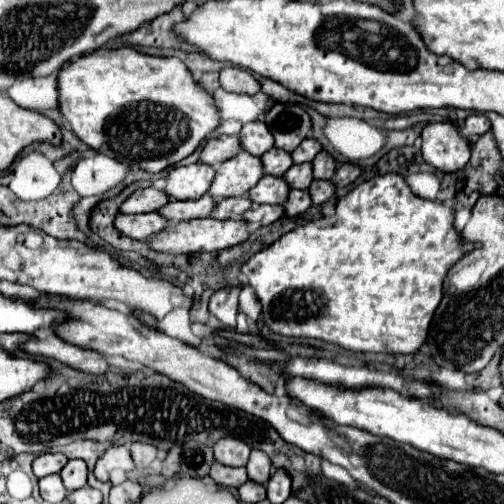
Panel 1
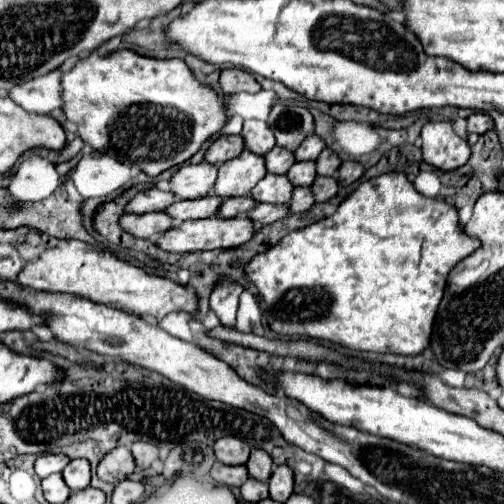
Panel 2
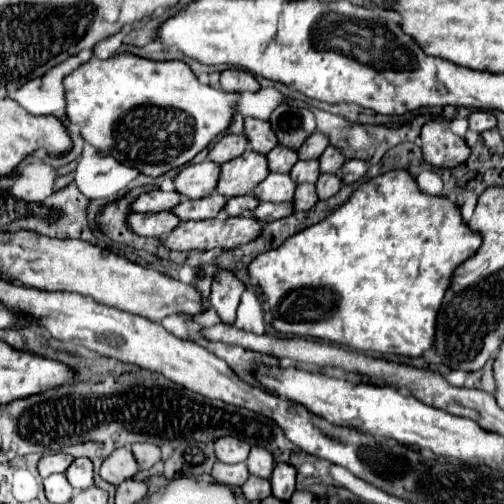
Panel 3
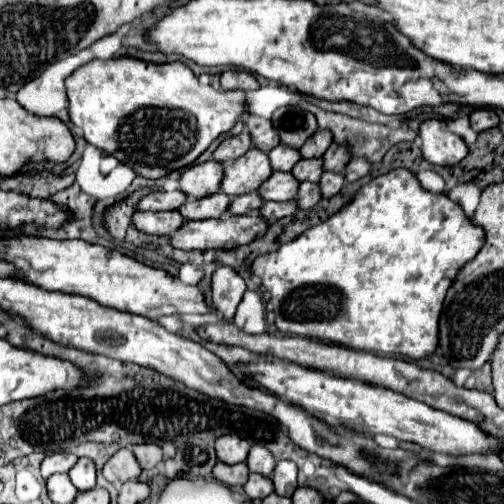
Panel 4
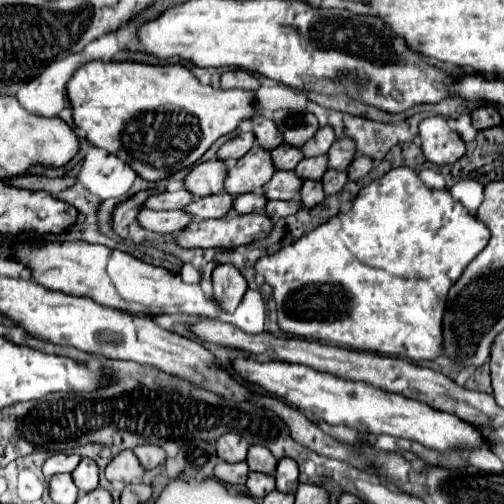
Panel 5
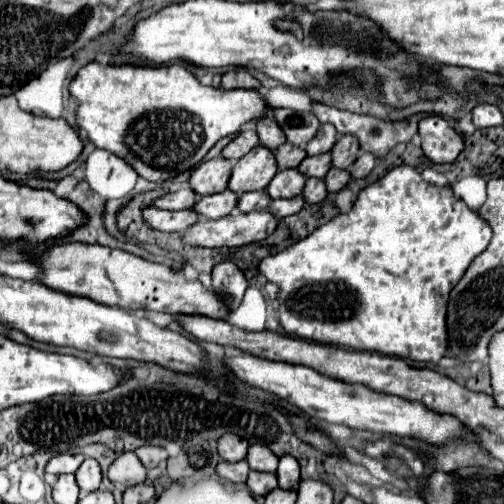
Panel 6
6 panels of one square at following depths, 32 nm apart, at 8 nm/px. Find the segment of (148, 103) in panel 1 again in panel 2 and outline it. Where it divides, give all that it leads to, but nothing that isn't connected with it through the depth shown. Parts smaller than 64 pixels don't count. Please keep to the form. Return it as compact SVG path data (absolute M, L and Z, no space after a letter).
M132 50L102 58L92 52L62 76L62 88L64 114L78 126L80 138L148 176L184 164L226 124L224 96L200 84L178 58L156 60Z

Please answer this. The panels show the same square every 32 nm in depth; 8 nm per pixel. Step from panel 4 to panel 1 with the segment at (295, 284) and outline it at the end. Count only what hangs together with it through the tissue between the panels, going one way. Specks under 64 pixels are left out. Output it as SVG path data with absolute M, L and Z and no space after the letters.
M384 174L340 198L332 216L312 220L254 254L242 266L242 274L256 290L264 322L276 334L316 338L354 352L414 354L426 342L448 270L470 248L476 244L466 242L454 228L454 208L416 196L400 174Z

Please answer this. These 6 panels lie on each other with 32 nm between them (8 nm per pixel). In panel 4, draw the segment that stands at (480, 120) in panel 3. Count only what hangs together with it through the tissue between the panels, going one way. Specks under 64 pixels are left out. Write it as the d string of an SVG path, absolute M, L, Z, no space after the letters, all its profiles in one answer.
M476 108L469 116L470 122L472 122L472 128L477 133L488 130L488 128L494 128L498 126L498 116L492 108Z

